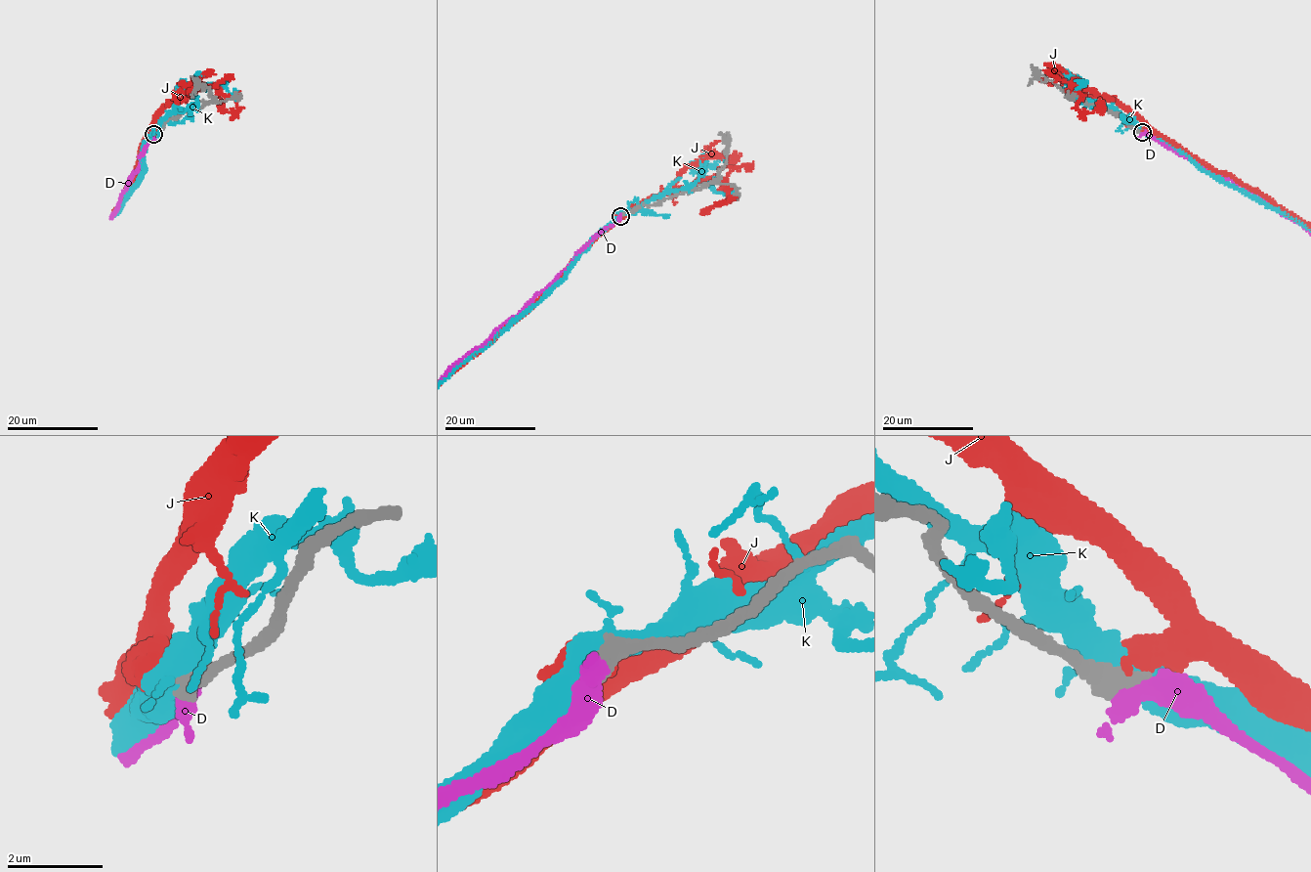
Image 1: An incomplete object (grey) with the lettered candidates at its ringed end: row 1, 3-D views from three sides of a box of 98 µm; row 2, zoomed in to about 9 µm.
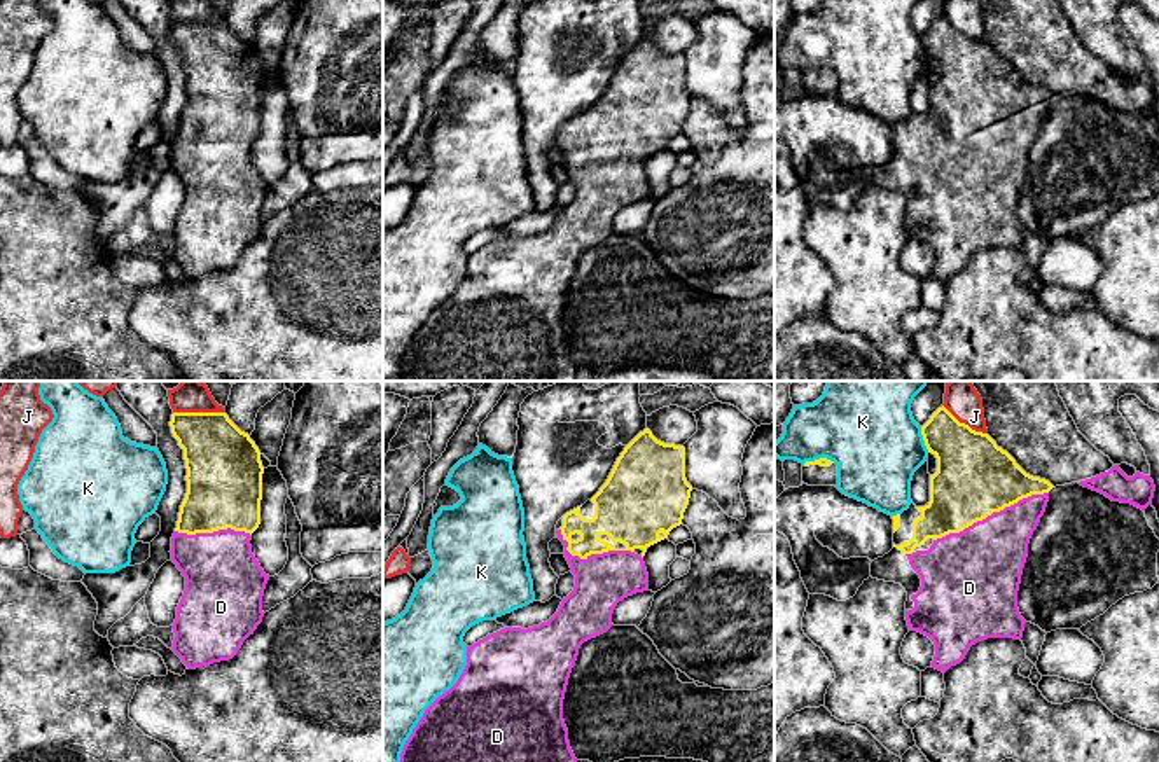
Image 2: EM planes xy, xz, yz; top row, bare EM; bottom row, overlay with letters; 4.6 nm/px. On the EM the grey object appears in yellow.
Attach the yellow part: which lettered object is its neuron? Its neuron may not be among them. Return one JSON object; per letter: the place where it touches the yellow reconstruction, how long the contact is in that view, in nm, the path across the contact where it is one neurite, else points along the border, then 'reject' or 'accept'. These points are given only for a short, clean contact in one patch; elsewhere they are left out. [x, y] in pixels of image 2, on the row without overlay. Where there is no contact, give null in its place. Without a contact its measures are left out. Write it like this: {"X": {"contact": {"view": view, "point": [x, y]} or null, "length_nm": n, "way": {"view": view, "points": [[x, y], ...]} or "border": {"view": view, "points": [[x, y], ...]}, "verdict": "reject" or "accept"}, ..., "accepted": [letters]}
{"D": {"contact": {"view": "yz", "point": [990, 123]}, "length_nm": 550, "verdict": "accept"}, "J": {"contact": {"view": "xy", "point": [200, 21]}, "length_nm": 240, "verdict": "reject"}, "K": {"contact": {"view": "yz", "point": [923, 48]}, "length_nm": 130, "verdict": "reject"}, "accepted": ["D"]}

